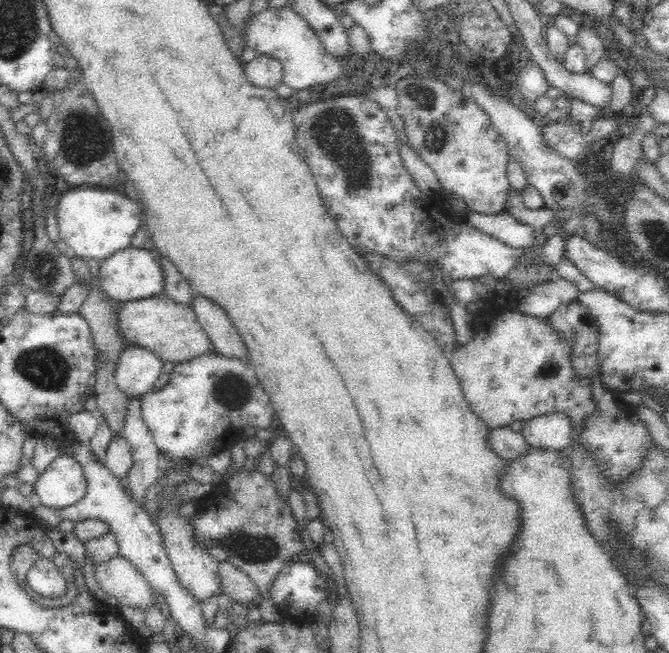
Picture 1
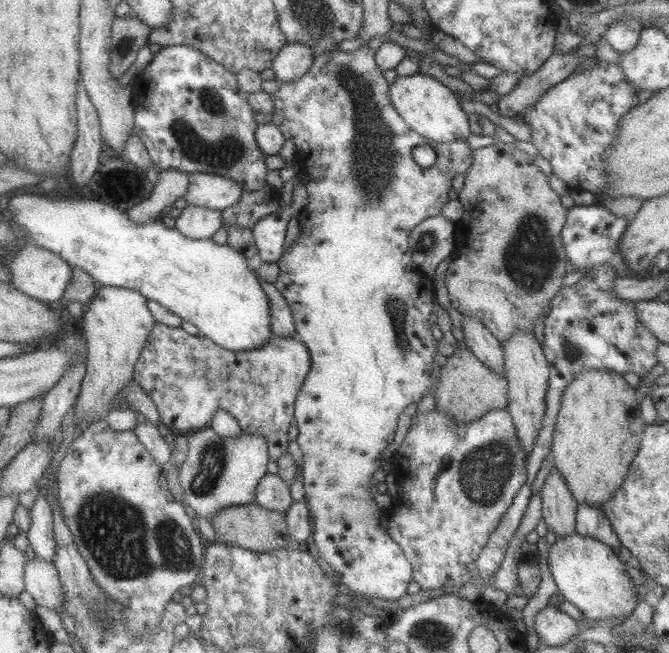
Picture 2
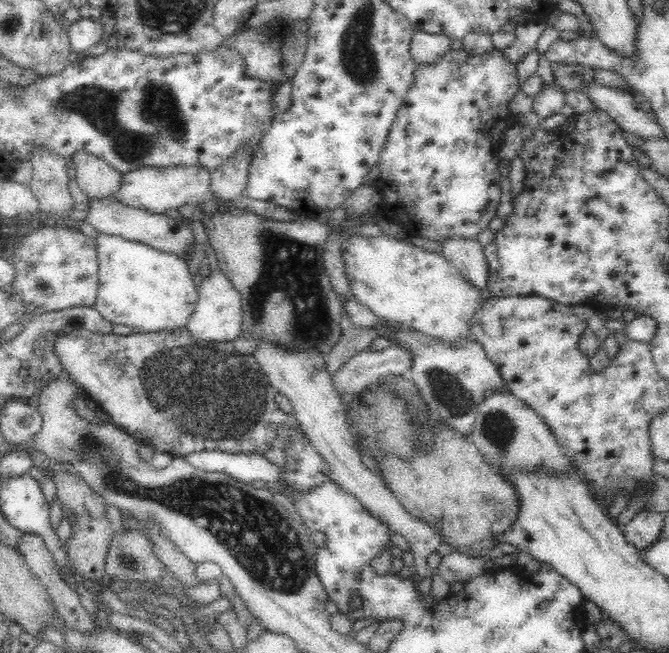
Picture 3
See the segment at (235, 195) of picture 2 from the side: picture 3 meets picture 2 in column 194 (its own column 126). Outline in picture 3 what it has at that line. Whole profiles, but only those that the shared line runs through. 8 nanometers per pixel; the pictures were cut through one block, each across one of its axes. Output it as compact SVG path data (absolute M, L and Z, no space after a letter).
M138 168L121 174L116 201L153 214L166 214L169 209L180 210L182 206L200 206L212 196L209 183L211 174L204 168Z

